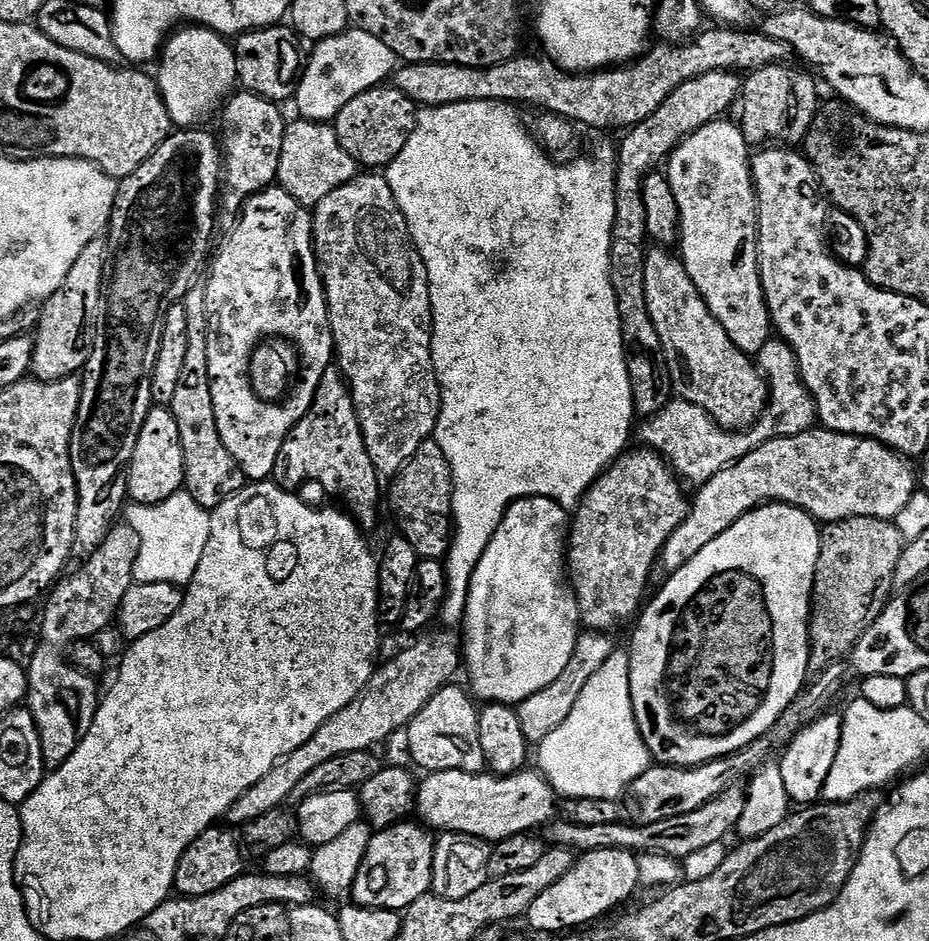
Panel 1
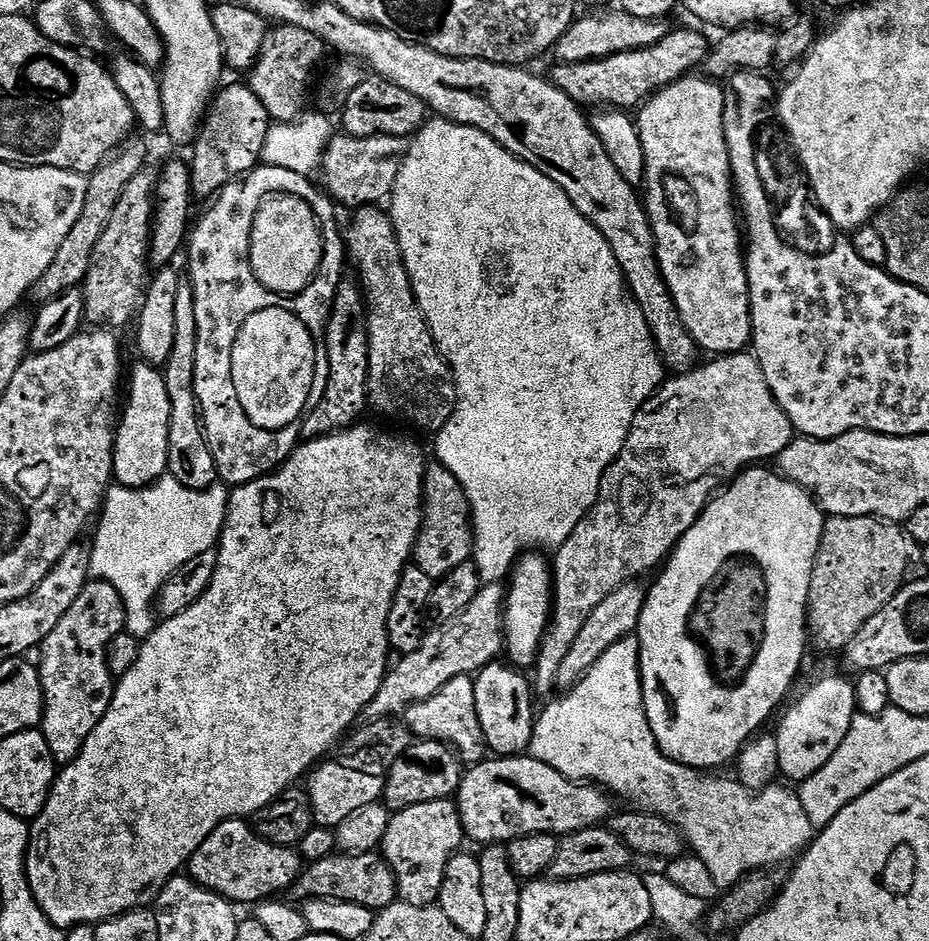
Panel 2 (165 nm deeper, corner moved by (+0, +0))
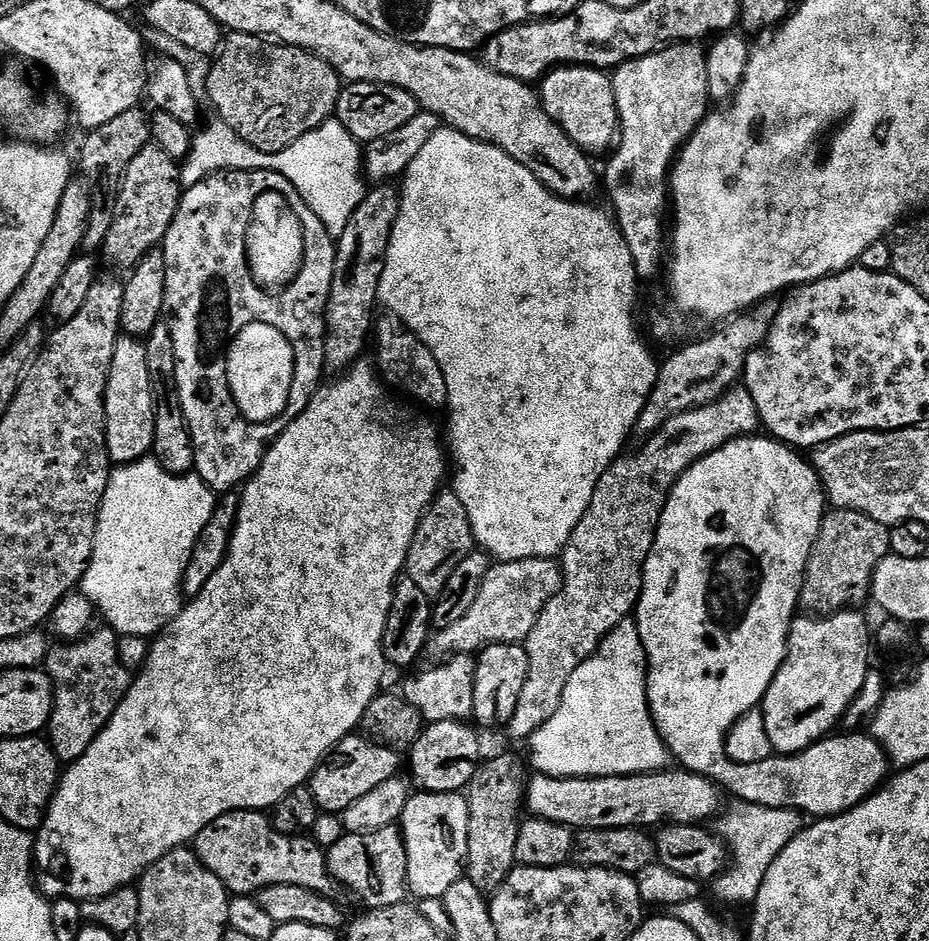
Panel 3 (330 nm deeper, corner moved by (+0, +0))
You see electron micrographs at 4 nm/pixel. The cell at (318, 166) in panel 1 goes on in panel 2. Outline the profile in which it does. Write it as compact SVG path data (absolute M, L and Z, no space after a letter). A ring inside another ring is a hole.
M333 135L324 152L322 175L328 192L340 204L349 204L352 210L361 206L376 206L380 199L391 197L409 141L403 136Z

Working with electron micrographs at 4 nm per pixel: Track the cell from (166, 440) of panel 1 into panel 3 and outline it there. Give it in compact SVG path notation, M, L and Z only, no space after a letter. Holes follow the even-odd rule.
M132 334L121 335L114 350L114 362L108 375L108 389L104 395L104 414L108 433L108 456L113 465L135 464L145 459L158 444L156 420L156 388L152 385L152 364L143 339Z

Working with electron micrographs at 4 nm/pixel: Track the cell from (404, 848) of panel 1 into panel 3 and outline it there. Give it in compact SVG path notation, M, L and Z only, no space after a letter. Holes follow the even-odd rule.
M423 790L409 795L402 817L402 831L408 846L408 887L411 895L421 896L424 900L447 897L450 886L461 880L466 872L468 836L472 832L467 795Z

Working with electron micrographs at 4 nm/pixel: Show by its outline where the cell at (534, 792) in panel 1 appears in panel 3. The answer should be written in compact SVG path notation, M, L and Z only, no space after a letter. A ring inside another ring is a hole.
M679 770L672 772L643 772L640 776L546 776L536 774L528 781L526 808L533 817L556 820L573 830L585 828L638 828L641 826L664 826L667 824L700 824L708 822L721 811L719 783L699 772Z

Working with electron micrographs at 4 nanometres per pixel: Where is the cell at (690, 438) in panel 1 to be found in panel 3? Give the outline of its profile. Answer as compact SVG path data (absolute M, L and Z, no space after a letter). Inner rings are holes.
M737 386L706 406L675 413L657 432L643 441L644 445L637 452L629 451L617 456L613 464L605 470L582 522L578 522L567 548L562 553L562 564L566 569L564 585L549 600L534 630L528 635L528 681L526 686L522 686L522 698L518 698L518 710L514 712L514 718L506 722L506 728L514 739L527 741L543 724L550 722L550 718L554 718L554 710L562 706L562 694L566 690L566 682L570 682L570 674L574 674L580 663L596 653L600 643L619 624L635 613L644 585L644 563L652 553L660 515L664 513L668 495L682 478L682 474L706 454L726 446L740 436L759 433L761 428L760 414L758 406L754 406L754 398L747 388Z

